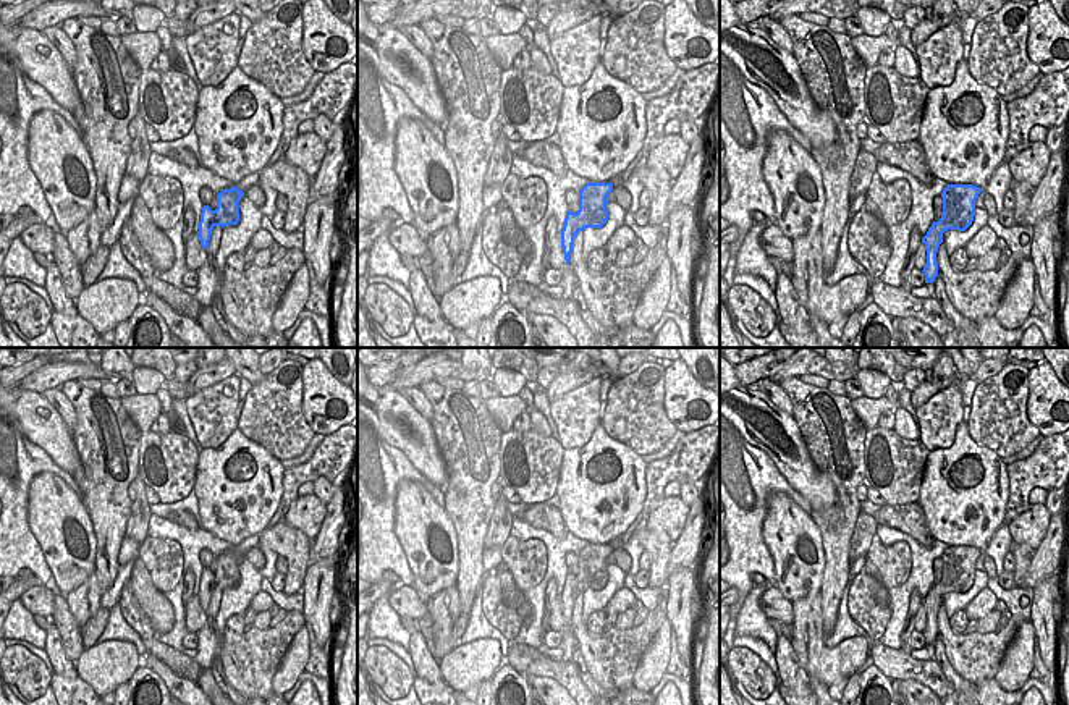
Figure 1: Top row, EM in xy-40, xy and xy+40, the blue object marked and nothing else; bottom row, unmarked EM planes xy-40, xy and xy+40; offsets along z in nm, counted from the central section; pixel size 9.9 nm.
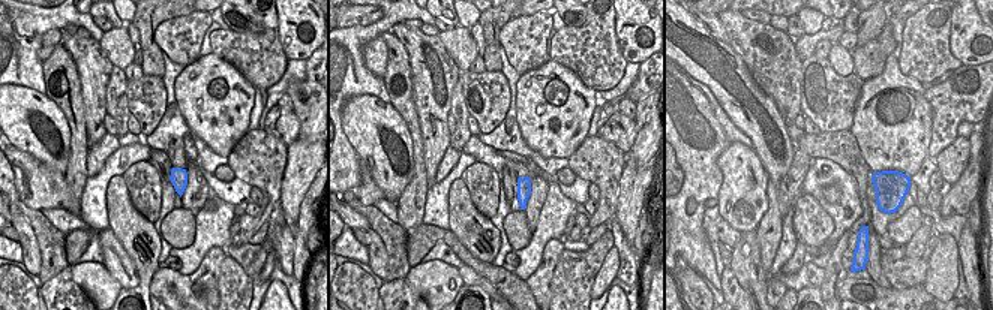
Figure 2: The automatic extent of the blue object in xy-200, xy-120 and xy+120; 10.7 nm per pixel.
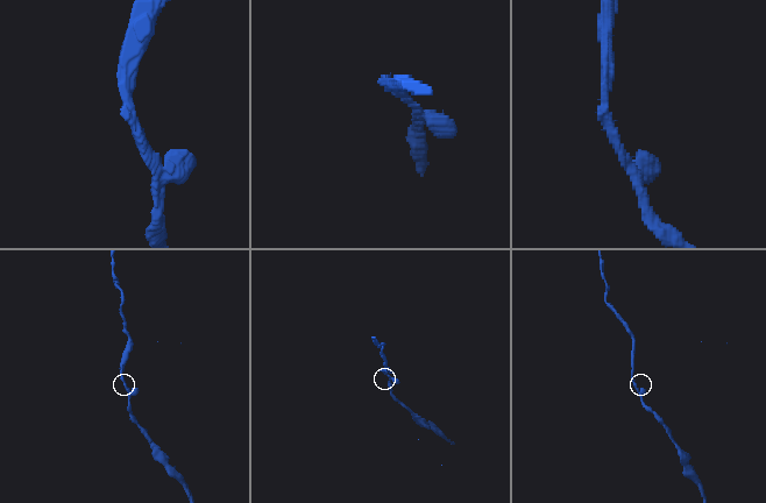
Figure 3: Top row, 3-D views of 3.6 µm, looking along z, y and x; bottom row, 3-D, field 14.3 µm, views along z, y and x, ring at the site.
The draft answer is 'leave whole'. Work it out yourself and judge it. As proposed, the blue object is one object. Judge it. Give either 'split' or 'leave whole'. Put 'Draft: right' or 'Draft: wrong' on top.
Draft: right
leave whole

